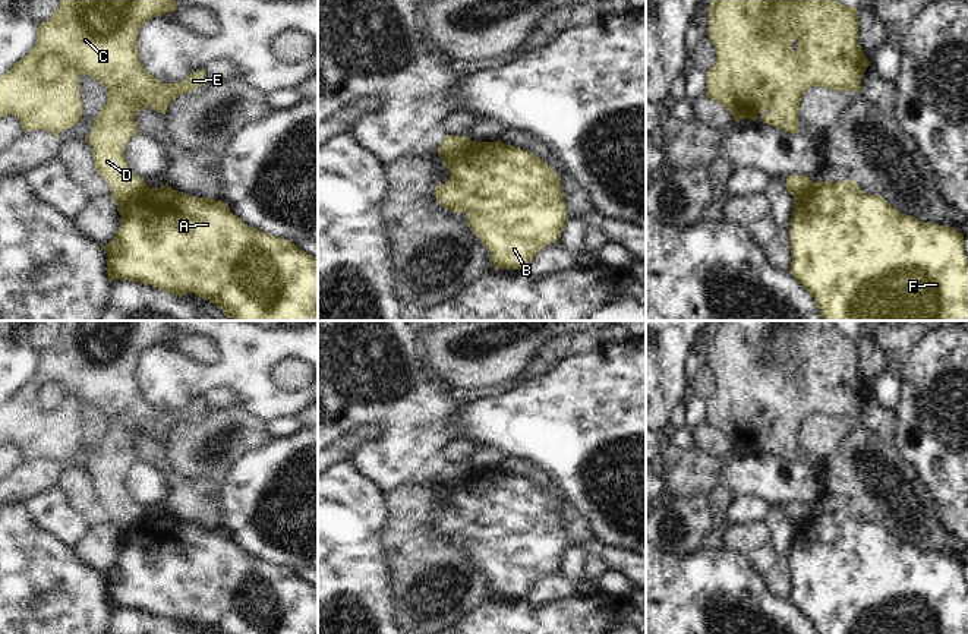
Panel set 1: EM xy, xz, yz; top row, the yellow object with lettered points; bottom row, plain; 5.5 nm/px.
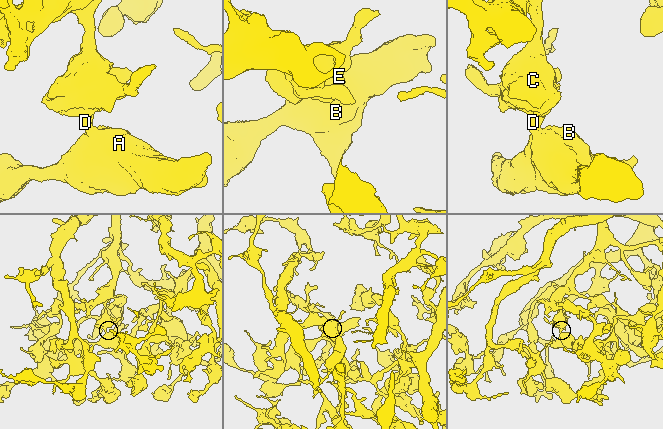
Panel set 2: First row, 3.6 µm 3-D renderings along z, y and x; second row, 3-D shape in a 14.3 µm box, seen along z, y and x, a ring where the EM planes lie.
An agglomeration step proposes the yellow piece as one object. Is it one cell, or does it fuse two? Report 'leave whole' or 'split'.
split

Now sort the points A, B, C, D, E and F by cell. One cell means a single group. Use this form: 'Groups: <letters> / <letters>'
Groups: A B F / C D E

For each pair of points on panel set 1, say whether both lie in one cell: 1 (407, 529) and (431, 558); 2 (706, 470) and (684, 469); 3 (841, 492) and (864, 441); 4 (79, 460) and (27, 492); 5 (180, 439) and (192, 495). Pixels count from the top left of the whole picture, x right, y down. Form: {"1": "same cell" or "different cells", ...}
{"1": "same cell", "2": "same cell", "3": "same cell", "4": "same cell", "5": "different cells"}

